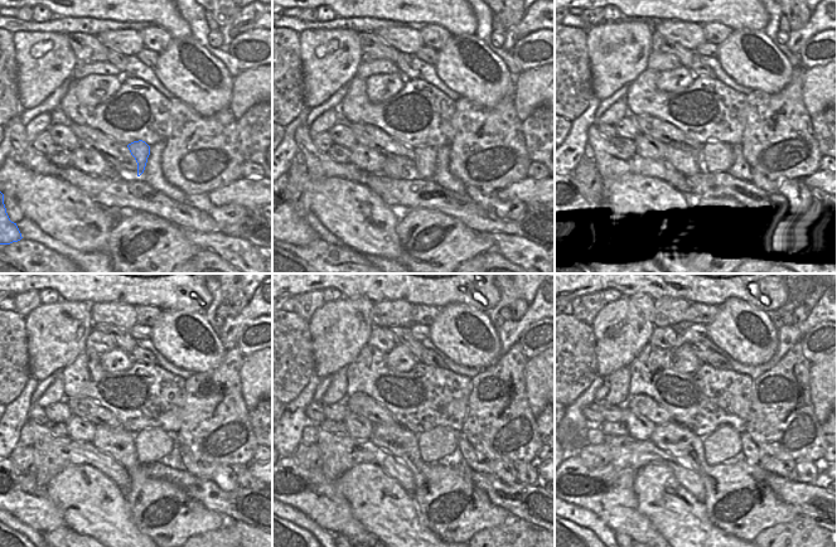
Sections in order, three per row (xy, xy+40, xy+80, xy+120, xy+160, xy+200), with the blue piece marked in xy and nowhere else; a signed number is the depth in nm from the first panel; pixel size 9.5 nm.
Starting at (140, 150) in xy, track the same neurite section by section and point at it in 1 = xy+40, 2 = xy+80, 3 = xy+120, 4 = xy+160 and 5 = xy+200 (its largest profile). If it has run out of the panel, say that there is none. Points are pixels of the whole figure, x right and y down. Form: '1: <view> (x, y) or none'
1: xy+40 (425, 156)
2: xy+80 (714, 158)
3: xy+120 (151, 444)
4: xy+160 (438, 443)
5: xy+200 (725, 443)

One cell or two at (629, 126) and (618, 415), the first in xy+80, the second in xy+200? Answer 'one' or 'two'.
one

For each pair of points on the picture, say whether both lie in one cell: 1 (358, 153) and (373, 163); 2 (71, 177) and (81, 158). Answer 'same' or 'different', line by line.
1: same
2: different

